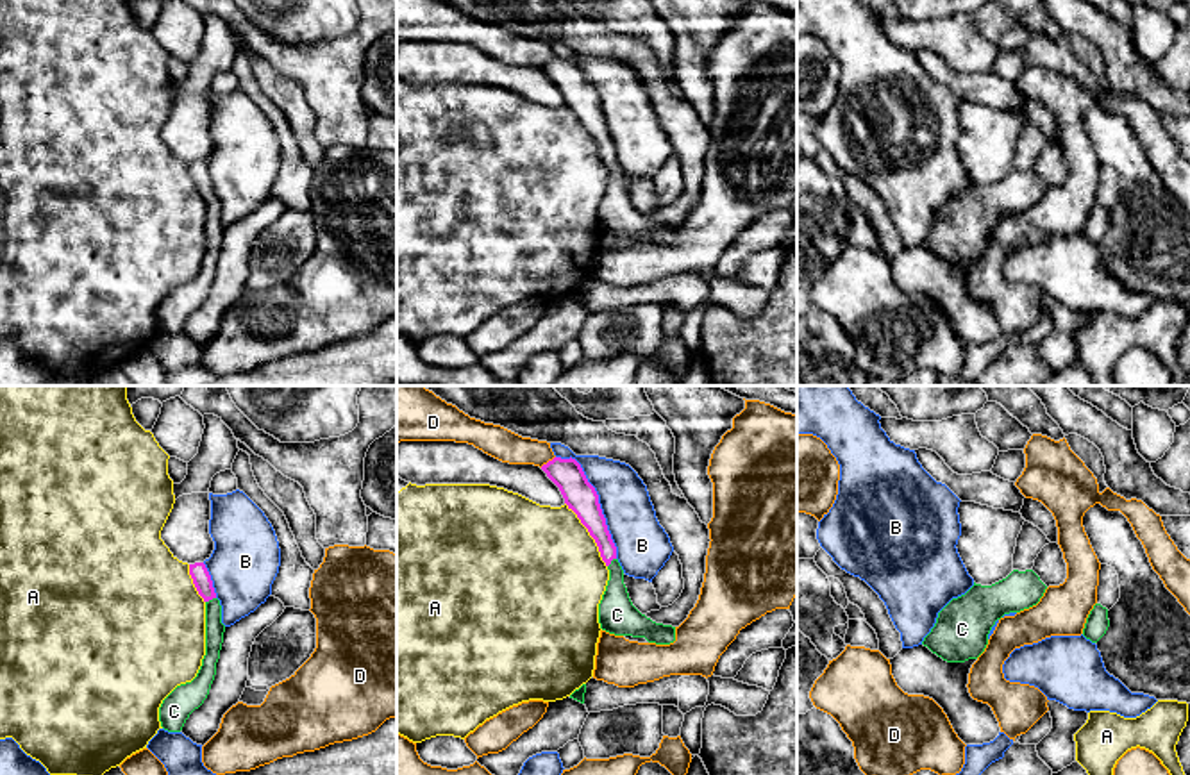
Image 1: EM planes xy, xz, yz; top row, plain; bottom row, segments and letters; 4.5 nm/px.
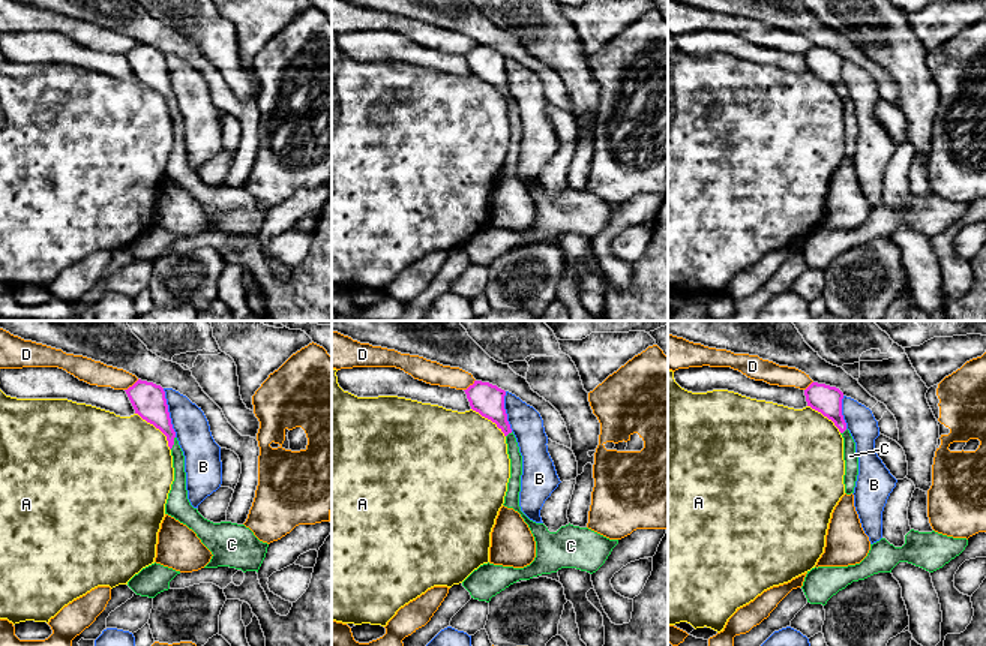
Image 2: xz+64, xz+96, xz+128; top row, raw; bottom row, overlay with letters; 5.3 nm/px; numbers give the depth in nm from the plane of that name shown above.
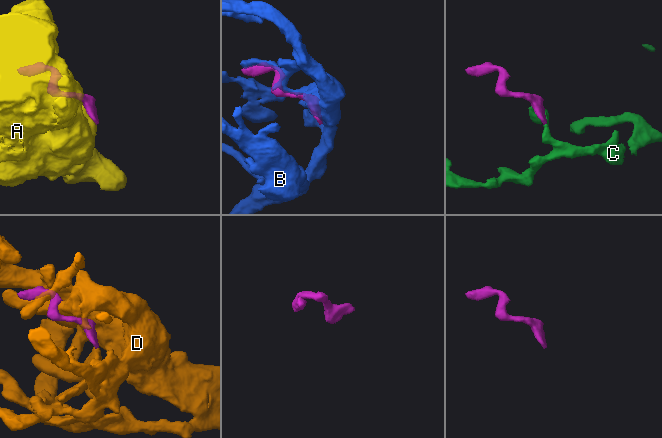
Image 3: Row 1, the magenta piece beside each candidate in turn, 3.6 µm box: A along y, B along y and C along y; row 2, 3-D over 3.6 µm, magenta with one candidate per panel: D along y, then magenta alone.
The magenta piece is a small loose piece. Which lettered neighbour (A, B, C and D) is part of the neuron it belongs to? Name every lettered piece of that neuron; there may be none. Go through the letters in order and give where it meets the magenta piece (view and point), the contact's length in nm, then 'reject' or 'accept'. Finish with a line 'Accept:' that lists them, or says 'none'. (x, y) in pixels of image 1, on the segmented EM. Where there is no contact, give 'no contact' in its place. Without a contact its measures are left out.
A: xz (590, 534) | 340 nm | reject
B: xz (597, 500) | 550 nm | reject
C: xy (209, 599) | 50 nm | accept
D: xz (549, 461) | 90 nm | reject
Accept: C

